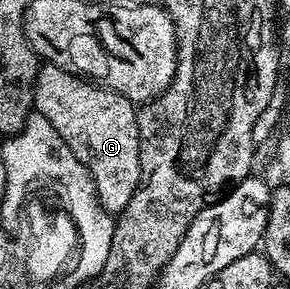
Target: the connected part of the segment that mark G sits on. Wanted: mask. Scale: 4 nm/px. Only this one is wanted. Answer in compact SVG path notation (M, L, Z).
M42 65L33 85L33 110L51 120L51 128L75 152L75 156L93 177L97 199L114 216L135 196L139 184L139 128L137 110L121 94L72 74L58 66Z

